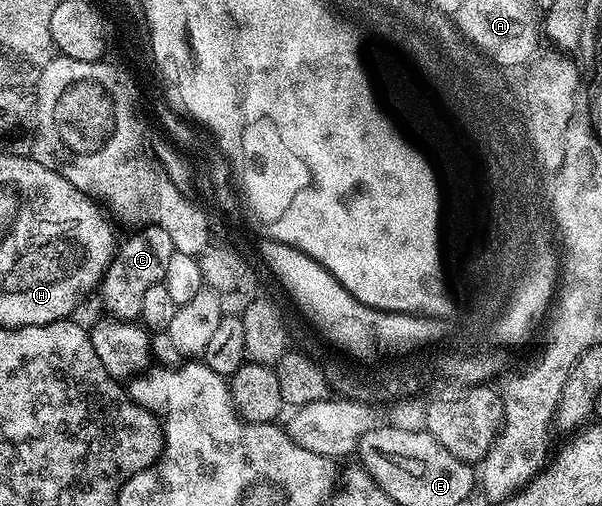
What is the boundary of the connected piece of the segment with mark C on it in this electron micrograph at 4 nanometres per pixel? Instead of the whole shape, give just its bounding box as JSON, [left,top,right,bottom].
[100,225,174,321]

